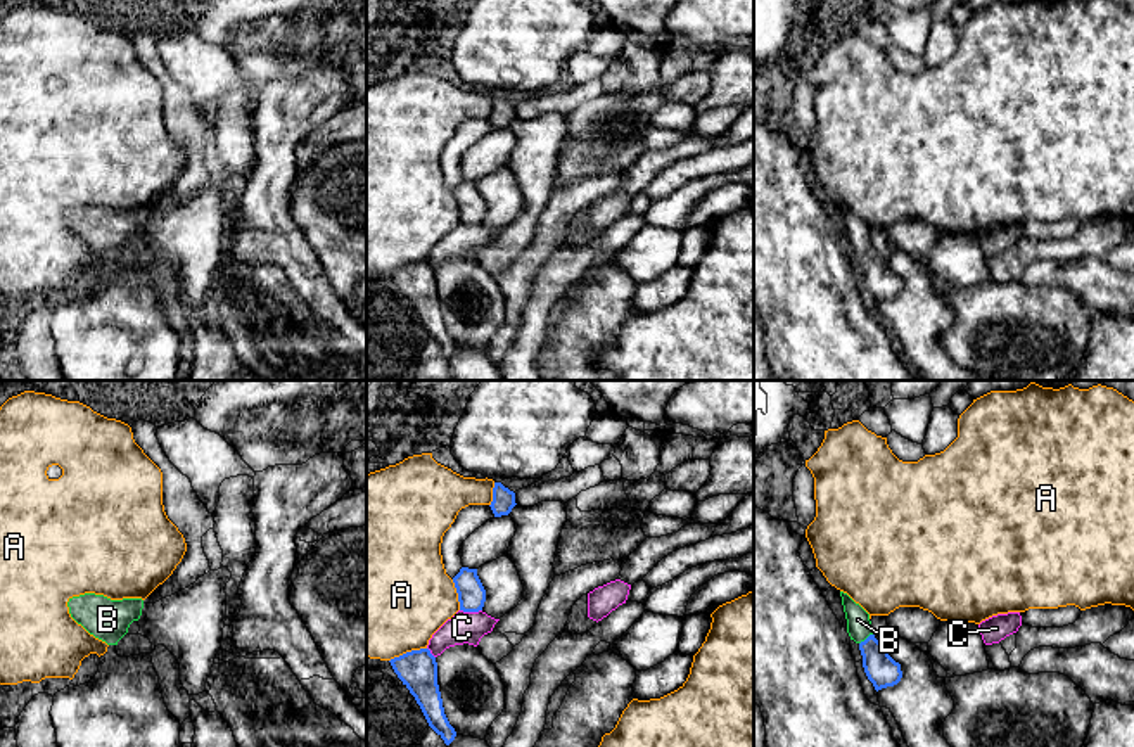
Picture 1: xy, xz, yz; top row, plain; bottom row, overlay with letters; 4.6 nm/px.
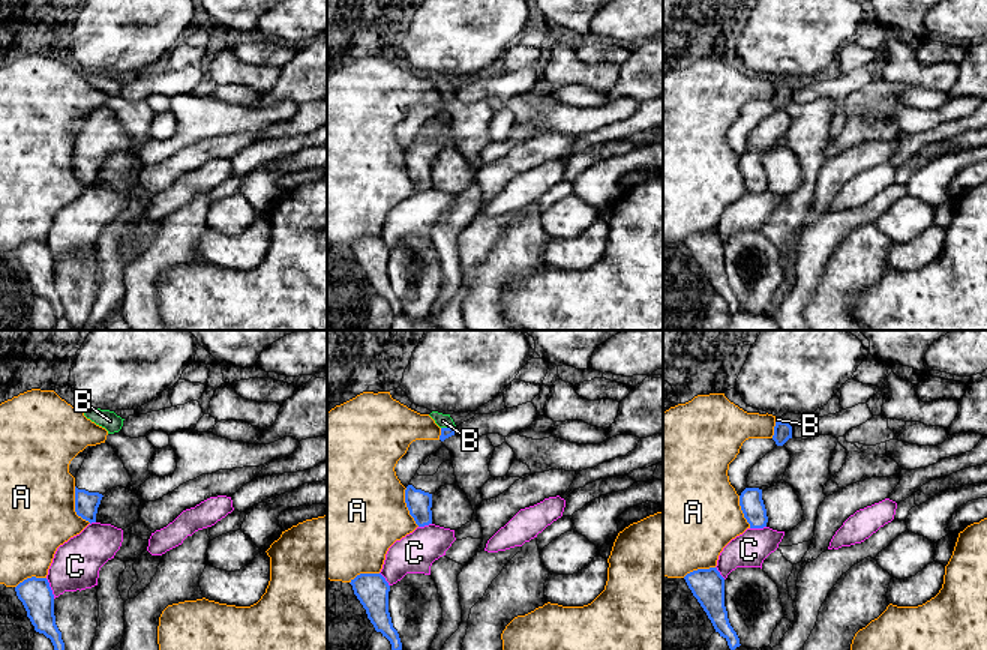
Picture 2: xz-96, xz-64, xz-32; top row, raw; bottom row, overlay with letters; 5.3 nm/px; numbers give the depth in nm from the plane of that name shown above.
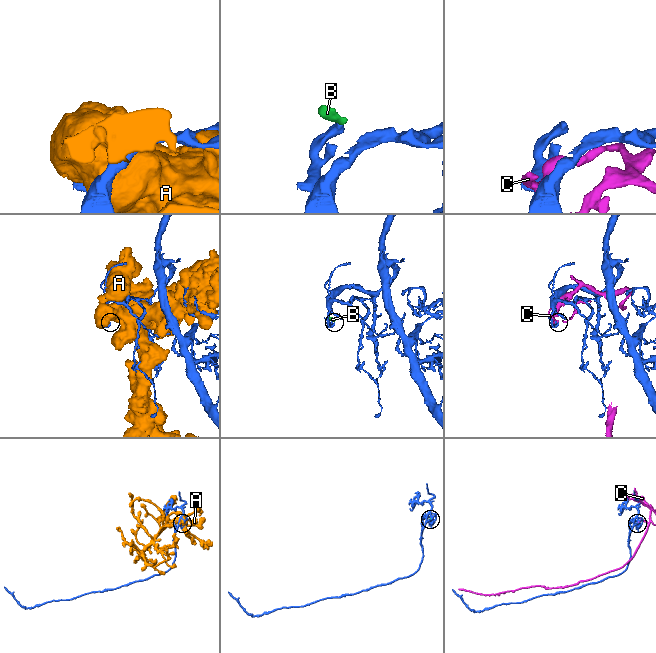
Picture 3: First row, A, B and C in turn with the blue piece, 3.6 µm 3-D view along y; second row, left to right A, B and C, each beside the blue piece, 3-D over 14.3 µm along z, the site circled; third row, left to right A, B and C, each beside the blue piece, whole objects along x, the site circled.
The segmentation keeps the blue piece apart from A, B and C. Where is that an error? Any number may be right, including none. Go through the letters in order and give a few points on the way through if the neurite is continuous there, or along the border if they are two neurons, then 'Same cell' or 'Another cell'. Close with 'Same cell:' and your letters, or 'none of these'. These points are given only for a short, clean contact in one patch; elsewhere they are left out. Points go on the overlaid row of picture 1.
A: Another cell
B: Path across: yz (880, 668), (866, 638), (860, 630), (858, 619). Same cell
C: Another cell
Same cell: B

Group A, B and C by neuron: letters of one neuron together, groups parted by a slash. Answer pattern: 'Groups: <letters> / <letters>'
Groups: A / B / C

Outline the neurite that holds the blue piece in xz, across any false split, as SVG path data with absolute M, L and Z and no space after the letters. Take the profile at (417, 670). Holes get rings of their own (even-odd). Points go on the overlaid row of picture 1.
M429 648L411 650L389 661L398 678L415 697L429 726L449 745L456 731L449 725L437 685L437 662Z

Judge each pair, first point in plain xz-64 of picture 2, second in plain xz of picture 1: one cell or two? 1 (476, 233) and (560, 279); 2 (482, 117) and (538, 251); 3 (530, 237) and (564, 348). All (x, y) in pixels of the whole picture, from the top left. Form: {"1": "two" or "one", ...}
{"1": "one", "2": "two", "3": "one"}

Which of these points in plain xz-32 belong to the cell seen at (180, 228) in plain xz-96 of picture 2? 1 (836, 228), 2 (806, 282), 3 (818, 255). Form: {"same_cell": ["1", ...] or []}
{"same_cell": []}

